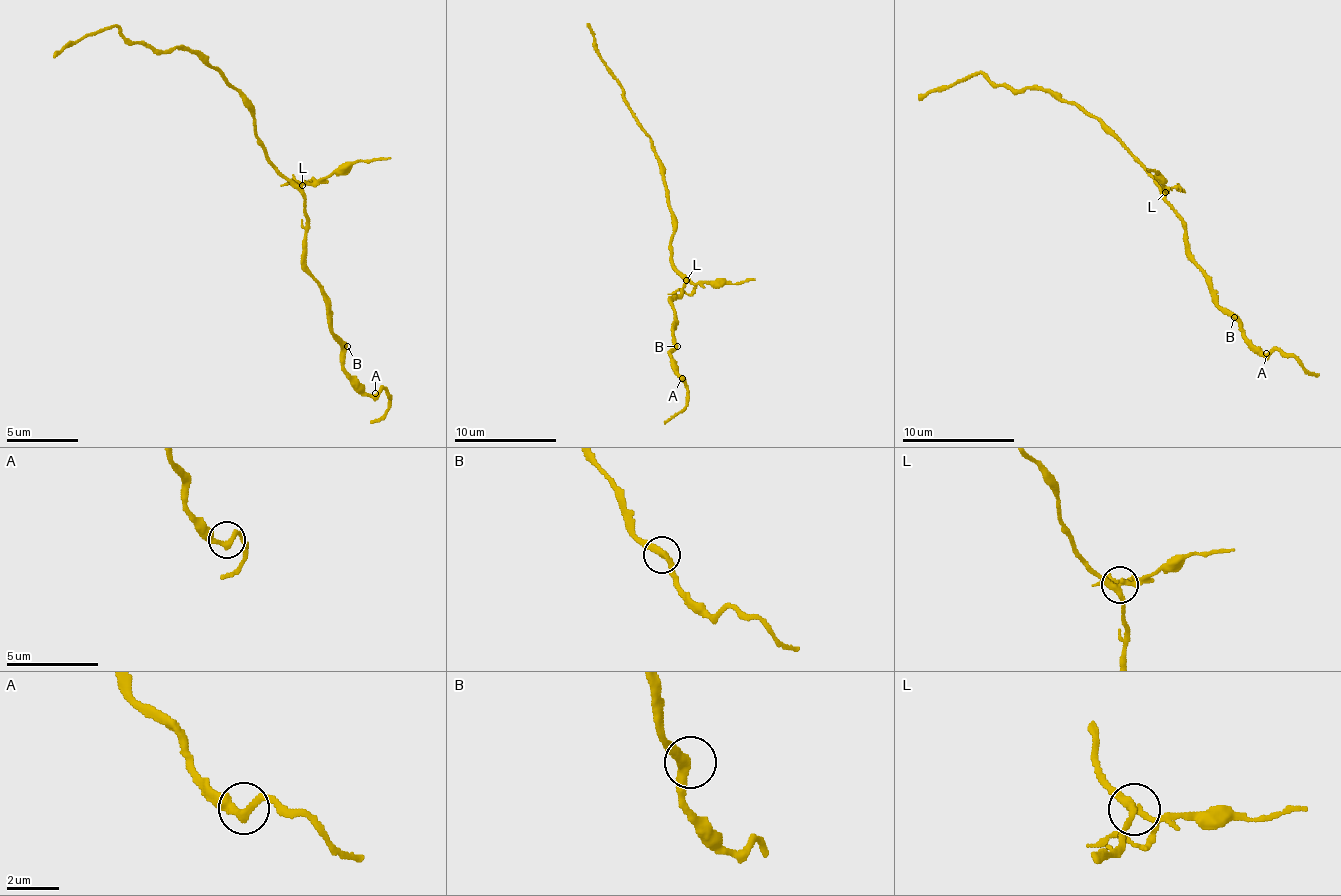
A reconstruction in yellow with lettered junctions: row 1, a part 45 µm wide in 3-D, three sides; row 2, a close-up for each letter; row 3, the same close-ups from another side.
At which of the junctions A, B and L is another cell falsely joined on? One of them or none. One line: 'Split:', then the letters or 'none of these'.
Split: L

